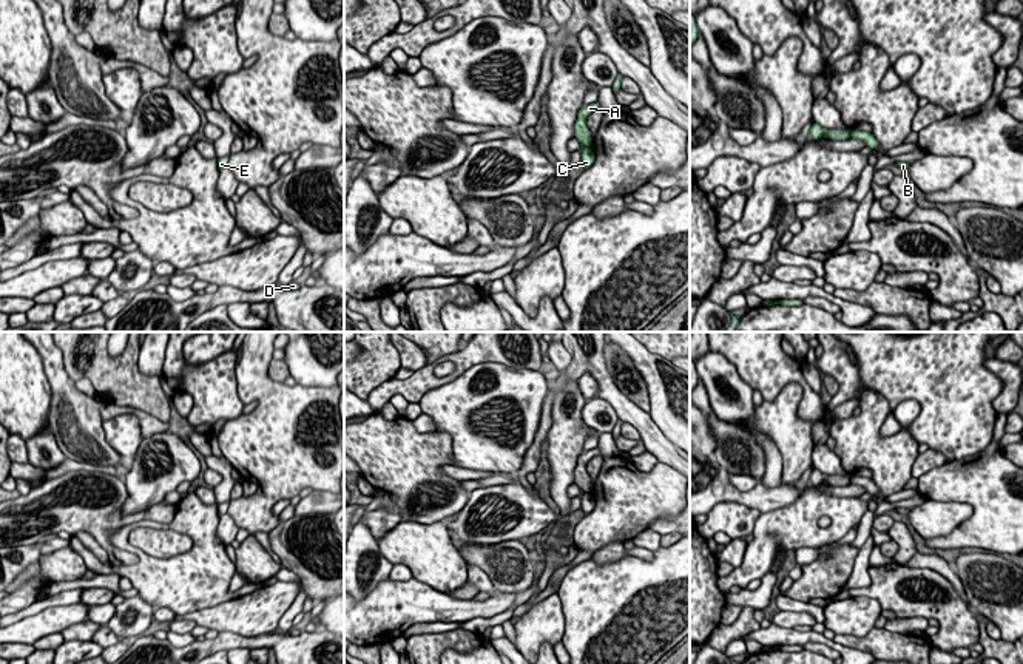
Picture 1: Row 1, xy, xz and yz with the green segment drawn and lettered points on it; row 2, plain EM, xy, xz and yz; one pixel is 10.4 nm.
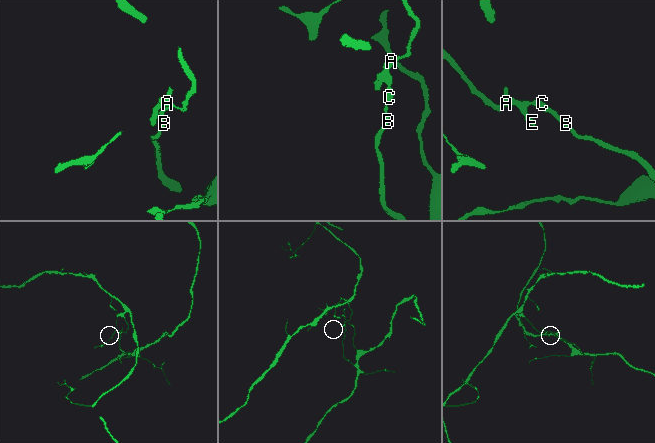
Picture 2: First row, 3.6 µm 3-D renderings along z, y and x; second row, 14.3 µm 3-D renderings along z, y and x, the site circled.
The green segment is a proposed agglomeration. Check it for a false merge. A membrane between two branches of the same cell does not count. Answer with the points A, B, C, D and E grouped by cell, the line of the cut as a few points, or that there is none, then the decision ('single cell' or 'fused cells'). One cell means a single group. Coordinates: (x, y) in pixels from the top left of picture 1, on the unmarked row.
A E / B C D; cut in xz along (584, 491), (588, 493); fused cells

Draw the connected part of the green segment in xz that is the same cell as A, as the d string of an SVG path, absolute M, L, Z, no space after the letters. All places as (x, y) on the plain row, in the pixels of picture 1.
M589 449L589 451L585 451L579 456L577 459L577 465L576 465L576 469L574 469L574 483L580 488L580 491L583 493L589 493L591 491L591 477L589 474L586 473L586 463L593 459L599 456L599 449Z

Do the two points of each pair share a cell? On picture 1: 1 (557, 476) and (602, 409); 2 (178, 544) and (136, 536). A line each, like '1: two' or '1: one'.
1: two
2: one

